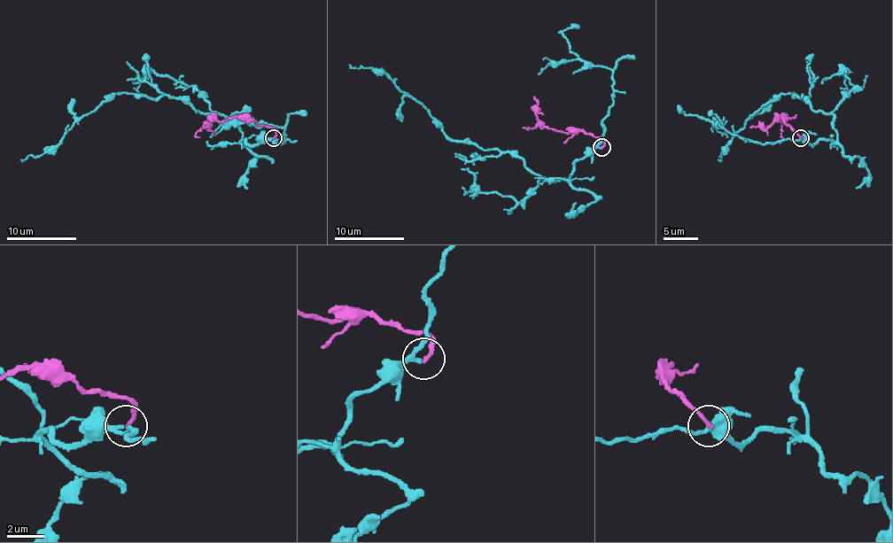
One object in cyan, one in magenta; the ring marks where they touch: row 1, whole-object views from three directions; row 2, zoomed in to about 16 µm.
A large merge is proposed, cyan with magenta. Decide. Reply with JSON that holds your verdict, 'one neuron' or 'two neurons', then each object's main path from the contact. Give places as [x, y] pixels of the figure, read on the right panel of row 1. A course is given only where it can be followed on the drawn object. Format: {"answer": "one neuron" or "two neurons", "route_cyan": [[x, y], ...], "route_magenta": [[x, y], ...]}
{"answer": "one neuron", "route_cyan": [[801, 137], [810, 144], [837, 139], [834, 115], [815, 112], [794, 92], [778, 94], [750, 117], [718, 160]], "route_magenta": [[801, 137], [792, 130], [785, 117], [770, 125], [750, 127]]}

